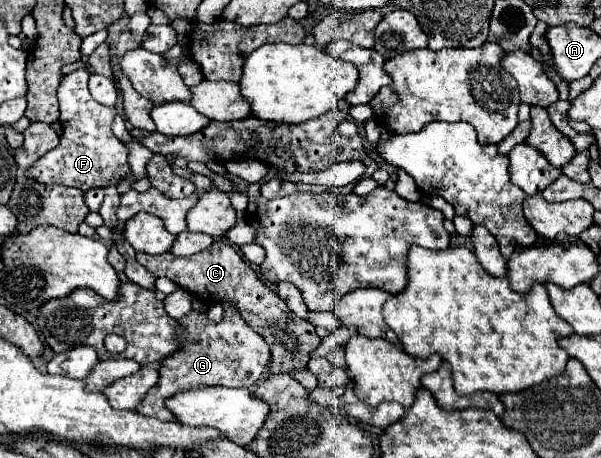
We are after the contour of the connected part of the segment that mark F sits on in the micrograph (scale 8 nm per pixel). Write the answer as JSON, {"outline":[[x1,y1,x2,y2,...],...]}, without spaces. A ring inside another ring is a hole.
{"outline":[[82,56,81,60,85,63,85,67,82,70,76,70,64,76,64,80,60,82,58,86,58,100,60,100,60,124,62,124,62,138,60,138,60,144,52,150,52,152,46,152,40,160,36,160,30,168,28,168,28,178,40,182,40,184,60,184,60,186,74,186,74,188,80,188,82,192,86,190,92,190,92,188,106,188,110,184,116,184,120,182,122,178,126,178,132,170,130,170,130,164,128,164,128,148,112,134,112,120,116,116,116,110,114,108,108,108,108,106,102,106,98,104,94,98,90,95,88,90,88,80,90,76,90,70,88,65,88,57]]}

